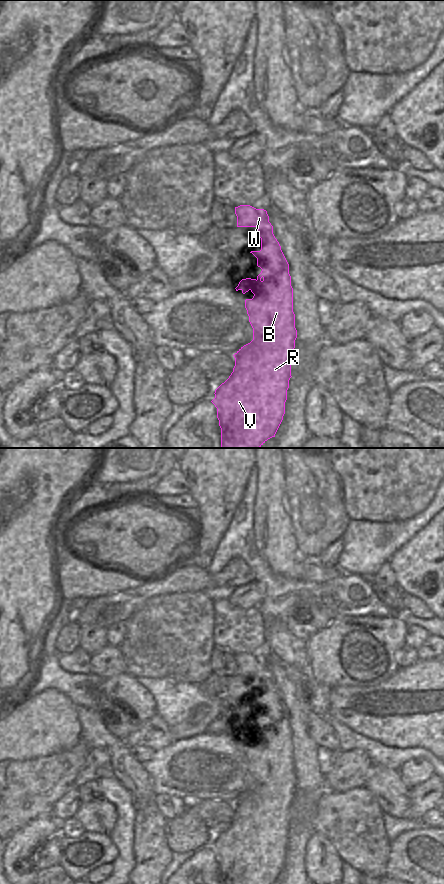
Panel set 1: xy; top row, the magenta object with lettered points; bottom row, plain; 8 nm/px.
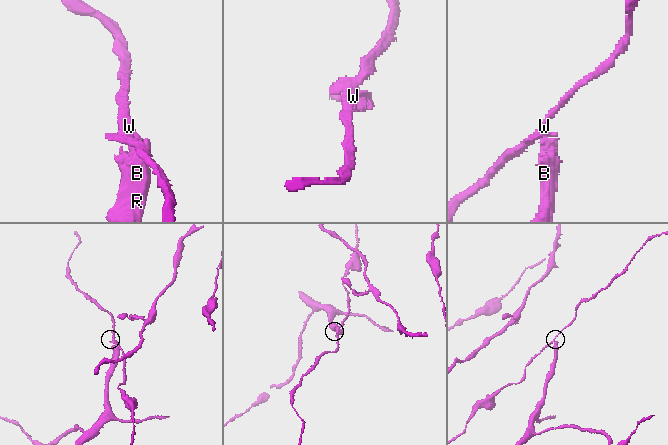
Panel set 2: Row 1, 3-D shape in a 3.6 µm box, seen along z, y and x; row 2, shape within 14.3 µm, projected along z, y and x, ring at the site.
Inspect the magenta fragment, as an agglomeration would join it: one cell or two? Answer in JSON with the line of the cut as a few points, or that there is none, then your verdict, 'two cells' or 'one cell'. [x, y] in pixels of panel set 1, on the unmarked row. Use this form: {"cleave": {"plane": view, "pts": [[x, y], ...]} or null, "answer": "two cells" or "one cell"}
{"cleave": {"plane": "xy", "pts": [[272, 678], [269, 678], [266, 681], [266, 685], [261, 687]]}, "answer": "two cells"}

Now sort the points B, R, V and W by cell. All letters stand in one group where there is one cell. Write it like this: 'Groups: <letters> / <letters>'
Groups: B R V / W

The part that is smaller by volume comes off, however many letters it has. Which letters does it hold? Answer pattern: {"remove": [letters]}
{"remove": ["W"]}

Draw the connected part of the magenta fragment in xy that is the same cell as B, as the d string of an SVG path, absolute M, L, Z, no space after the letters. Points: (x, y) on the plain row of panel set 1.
M273 679L267 680L267 686L261 687L261 698L251 699L257 706L257 714L262 717L256 727L242 727L236 739L241 738L243 742L249 738L254 742L252 747L245 748L245 756L249 764L249 770L253 776L253 788L241 795L233 804L235 806L235 814L229 826L215 838L215 846L211 849L217 856L217 866L221 876L221 884L275 884L285 862L285 850L287 848L287 838L289 836L289 828L291 824L291 806L295 796L295 788L297 786L297 778L295 776L295 762L293 760L293 736L291 734L291 724L289 722L289 712L281 698L281 694L275 686Z

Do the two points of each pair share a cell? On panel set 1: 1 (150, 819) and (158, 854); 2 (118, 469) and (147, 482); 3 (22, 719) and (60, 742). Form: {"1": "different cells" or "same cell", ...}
{"1": "same cell", "2": "different cells", "3": "same cell"}

